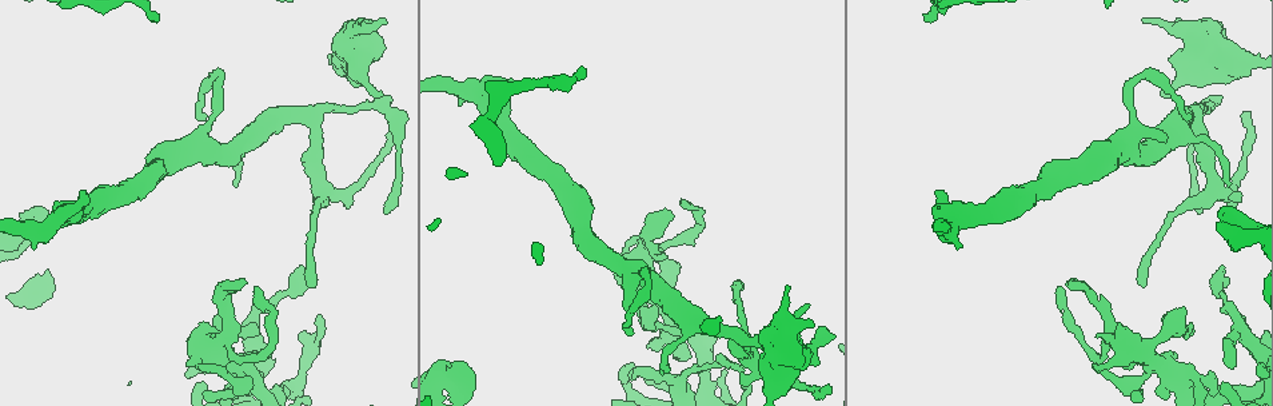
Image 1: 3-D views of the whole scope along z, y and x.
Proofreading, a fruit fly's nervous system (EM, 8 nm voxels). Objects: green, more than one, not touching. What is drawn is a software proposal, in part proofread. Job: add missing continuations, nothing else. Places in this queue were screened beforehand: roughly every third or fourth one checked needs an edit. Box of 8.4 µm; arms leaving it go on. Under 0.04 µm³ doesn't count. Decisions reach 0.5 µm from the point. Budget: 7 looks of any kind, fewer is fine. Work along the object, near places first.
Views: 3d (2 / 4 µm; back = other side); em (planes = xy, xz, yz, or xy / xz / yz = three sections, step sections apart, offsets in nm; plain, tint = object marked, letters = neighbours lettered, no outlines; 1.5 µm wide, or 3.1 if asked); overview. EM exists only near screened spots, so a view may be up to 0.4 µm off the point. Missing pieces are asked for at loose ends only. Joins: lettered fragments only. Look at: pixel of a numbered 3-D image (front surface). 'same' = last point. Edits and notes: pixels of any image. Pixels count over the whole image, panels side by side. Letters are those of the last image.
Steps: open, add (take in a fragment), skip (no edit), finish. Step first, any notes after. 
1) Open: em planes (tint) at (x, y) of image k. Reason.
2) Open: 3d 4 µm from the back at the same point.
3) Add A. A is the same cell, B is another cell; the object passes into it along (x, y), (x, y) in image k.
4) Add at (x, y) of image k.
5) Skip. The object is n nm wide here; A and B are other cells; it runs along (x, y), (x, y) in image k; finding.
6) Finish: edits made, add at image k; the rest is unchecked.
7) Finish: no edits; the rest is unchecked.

Open: em planes (letters) at (85, 191) of image 1. Thick end.

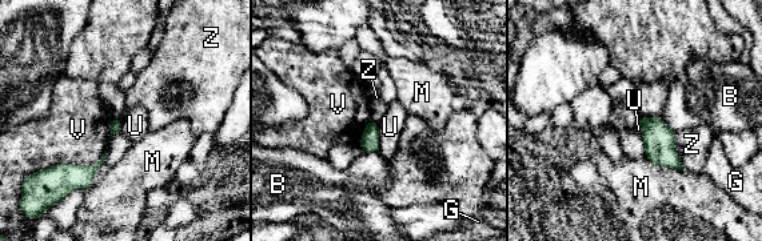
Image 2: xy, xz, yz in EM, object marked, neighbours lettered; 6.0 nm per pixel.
Skip. B, G, M, U, V and Z are other cells; a border runs along (673, 132), (675, 152), (685, 169) in image 2; none of them fits.

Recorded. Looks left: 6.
Open: em planes (letters) at (1154, 390) of image 1. An open end.

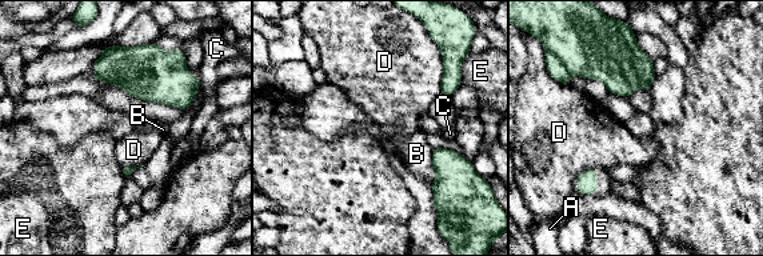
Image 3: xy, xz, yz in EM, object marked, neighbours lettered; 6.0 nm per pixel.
Skip. A, B, C, D and E are other cells; a border runs along (596, 167), (583, 170), (575, 188) in image 3; no lettered fragment goes on from it.

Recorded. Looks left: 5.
Open: 3d 4 µm at (386, 19) of image 1. Branch stops here.

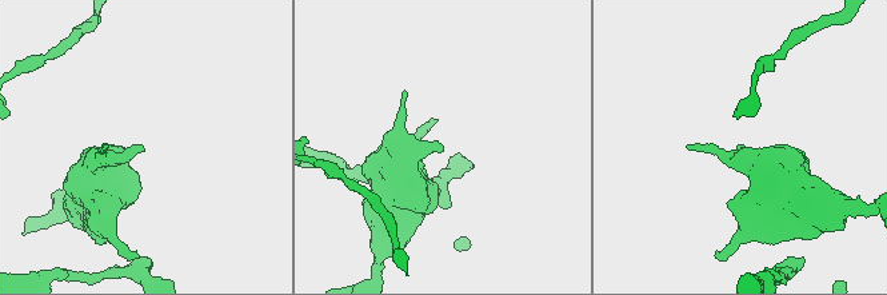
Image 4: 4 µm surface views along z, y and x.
Open: em planes (letters) at (140, 145) of image 4. Shape alone is not enough.

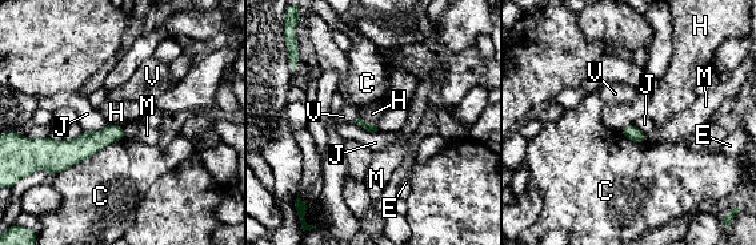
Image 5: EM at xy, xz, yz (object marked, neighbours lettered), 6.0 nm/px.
Skip. C, E, H, J, M and V are other cells; a border runs along (359, 115), (366, 121), (376, 125) in image 5; no lettered fragment goes on from it.

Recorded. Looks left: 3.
Finish: no edits; the rest is unchecked.

